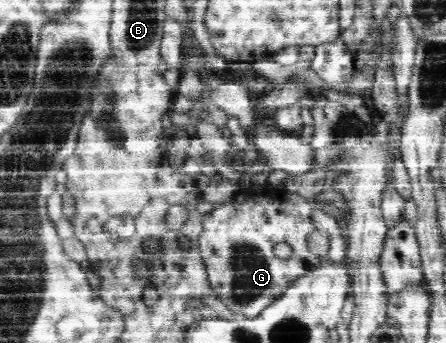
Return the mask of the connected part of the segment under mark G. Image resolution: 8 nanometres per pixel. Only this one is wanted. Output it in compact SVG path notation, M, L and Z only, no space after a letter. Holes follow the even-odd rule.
M284 184L240 189L230 202L203 214L203 228L199 234L199 252L210 288L226 308L242 316L258 316L292 282L322 263L344 263L348 256L347 243L336 219L318 209L313 198L290 192ZM314 226L320 226L330 235L330 252L325 258L312 255L306 245L306 236ZM279 241L287 242L293 249L288 260L274 255L274 245Z

